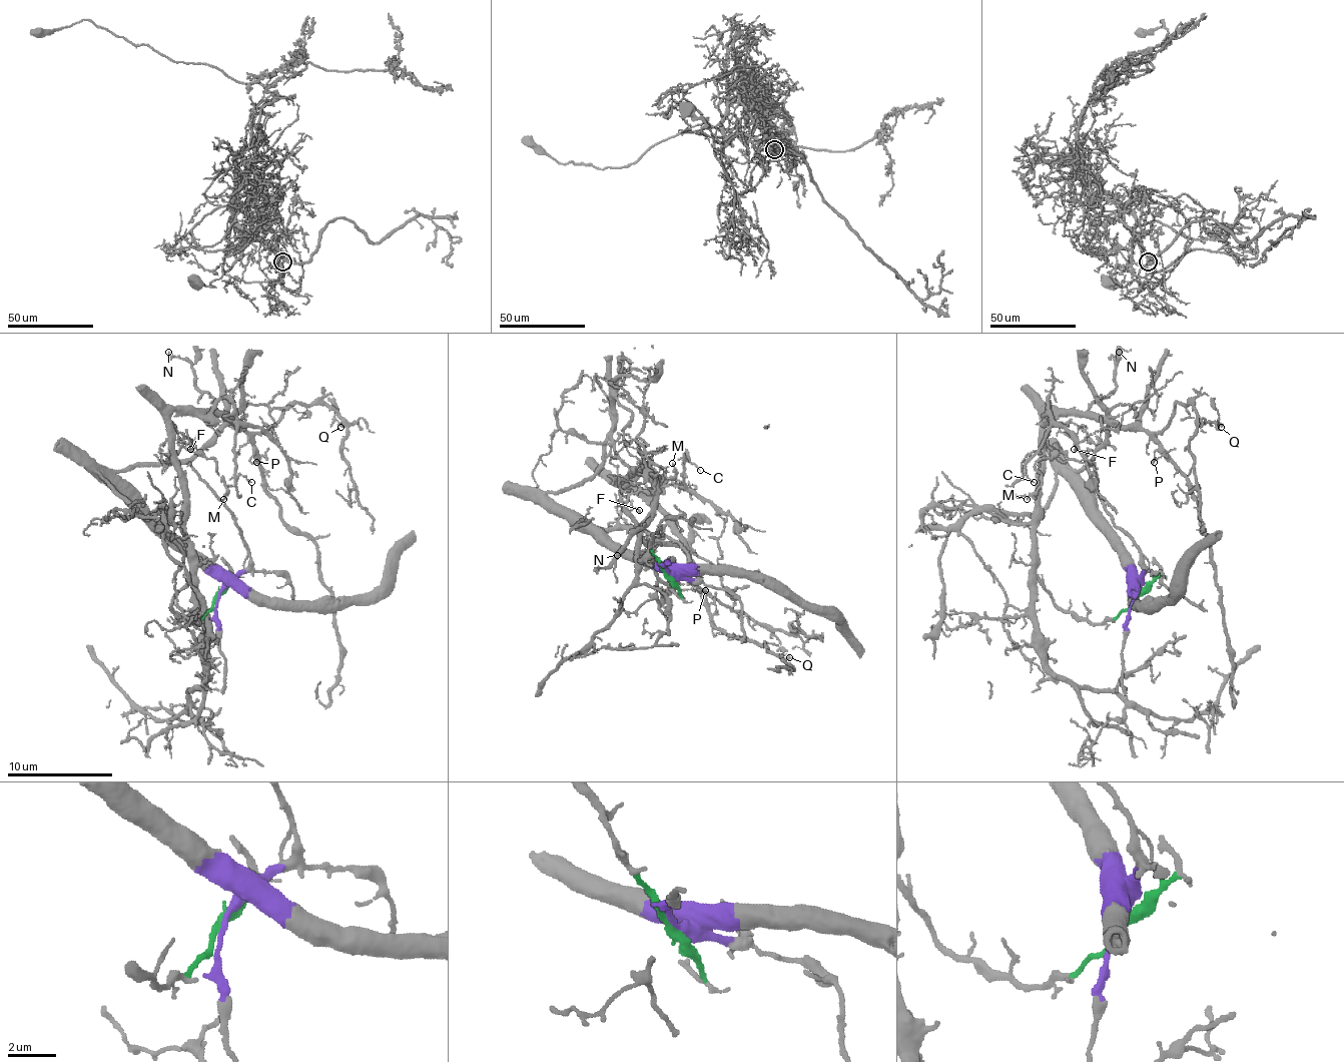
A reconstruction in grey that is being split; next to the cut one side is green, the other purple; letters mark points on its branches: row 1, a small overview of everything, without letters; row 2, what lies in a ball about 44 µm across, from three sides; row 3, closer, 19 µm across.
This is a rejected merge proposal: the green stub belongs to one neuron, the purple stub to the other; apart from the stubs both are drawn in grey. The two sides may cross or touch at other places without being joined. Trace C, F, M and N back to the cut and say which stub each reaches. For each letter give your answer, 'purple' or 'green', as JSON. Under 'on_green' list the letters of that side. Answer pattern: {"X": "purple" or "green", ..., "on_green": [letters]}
{"C": "green", "F": "green", "M": "purple", "N": "green", "on_green": ["C", "F", "N"]}

